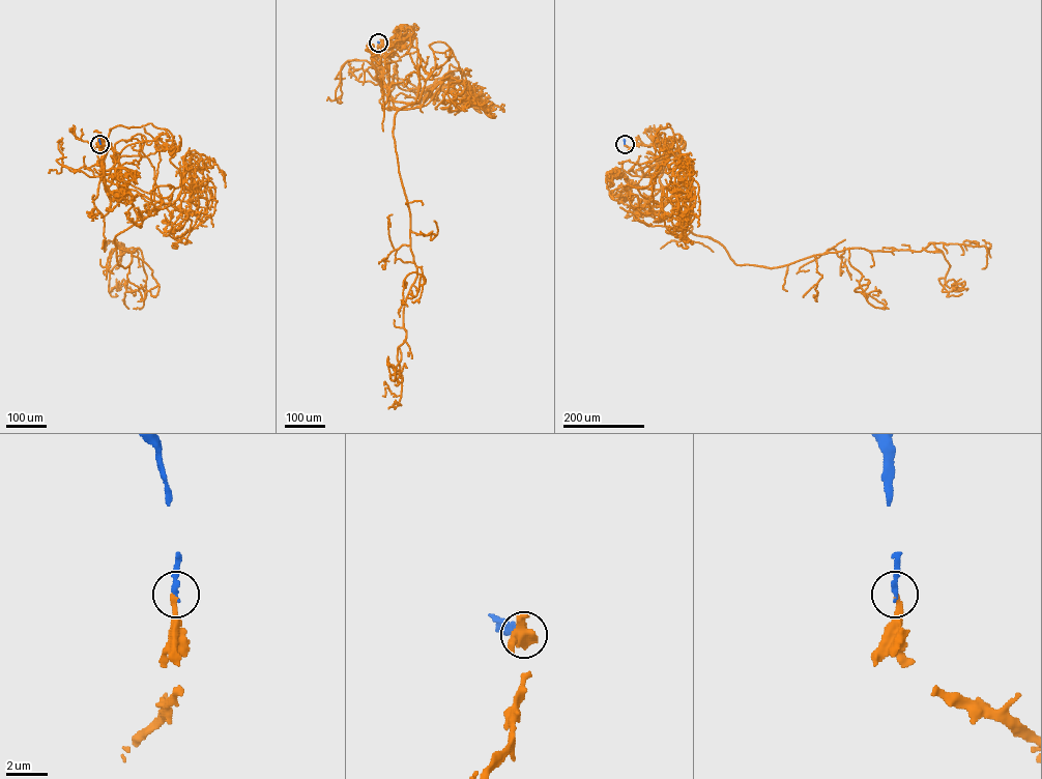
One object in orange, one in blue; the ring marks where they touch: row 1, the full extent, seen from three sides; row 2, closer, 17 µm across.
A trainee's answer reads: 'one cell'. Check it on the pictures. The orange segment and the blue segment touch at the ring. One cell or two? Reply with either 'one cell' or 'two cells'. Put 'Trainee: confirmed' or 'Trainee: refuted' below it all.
one cell
Trainee: confirmed

